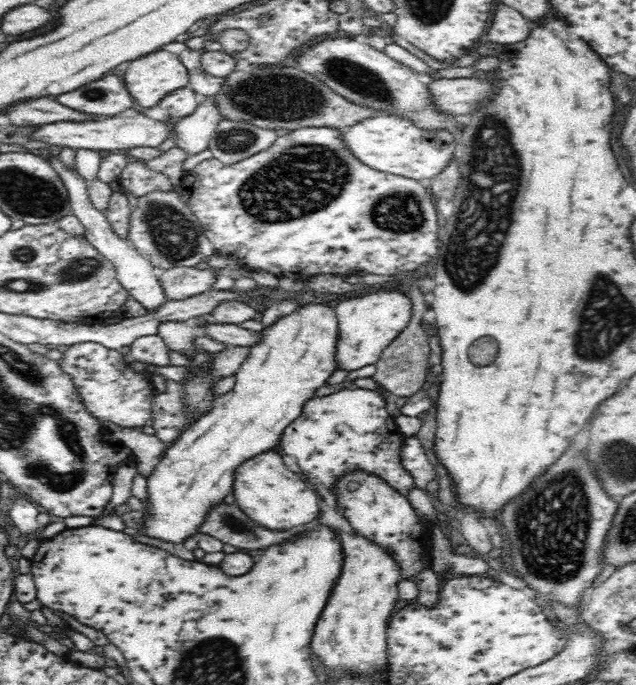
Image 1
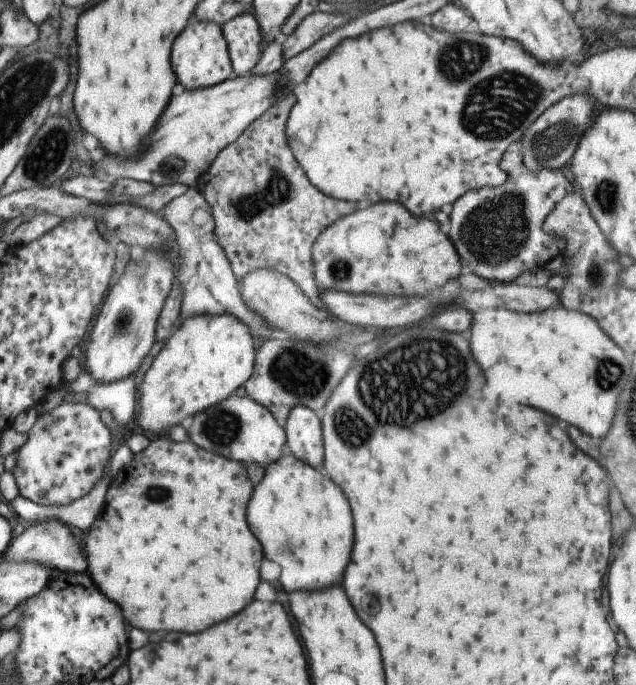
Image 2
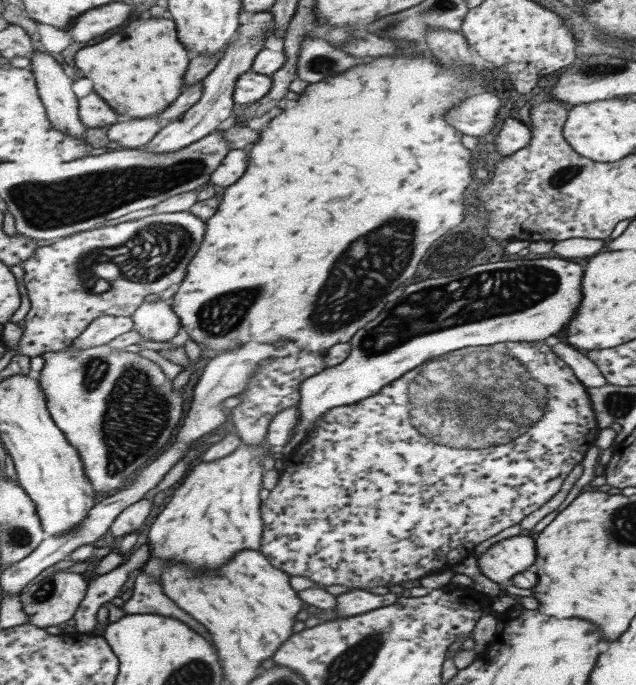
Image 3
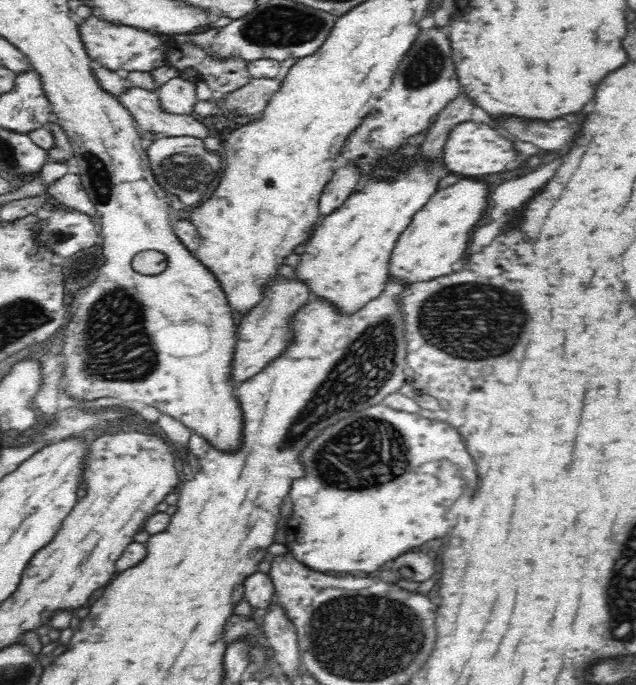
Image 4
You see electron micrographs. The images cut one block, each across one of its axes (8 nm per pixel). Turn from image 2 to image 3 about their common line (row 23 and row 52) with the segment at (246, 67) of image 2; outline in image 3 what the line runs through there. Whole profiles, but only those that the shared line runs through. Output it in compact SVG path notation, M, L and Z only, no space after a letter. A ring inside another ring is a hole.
M257 12L257 14L253 14L249 24L243 24L239 28L239 32L229 42L229 48L225 50L225 54L221 56L217 66L207 74L207 78L201 80L203 82L203 94L201 94L199 102L193 104L189 110L185 110L179 120L173 120L167 126L163 126L155 134L155 138L149 144L145 144L145 152L149 152L149 154L171 154L171 152L179 152L181 148L185 150L185 146L193 146L193 142L199 142L201 138L209 136L211 132L217 130L217 126L225 118L229 118L231 106L235 104L233 102L233 90L235 90L237 76L249 72L251 64L253 64L253 58L257 56L259 50L263 50L263 44L267 40L265 28L269 26L271 18L273 18L271 12Z

